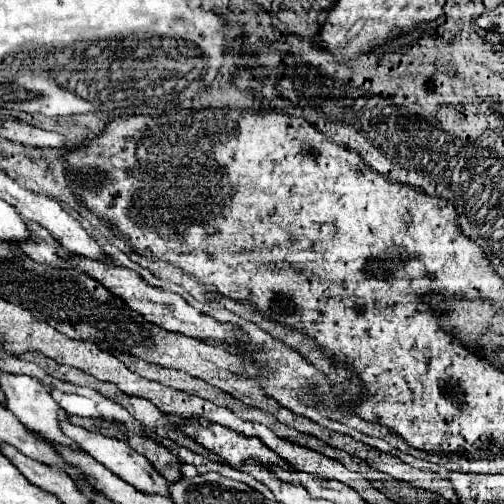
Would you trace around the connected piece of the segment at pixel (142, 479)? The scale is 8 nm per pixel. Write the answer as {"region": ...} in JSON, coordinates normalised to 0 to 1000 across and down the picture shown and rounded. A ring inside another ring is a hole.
{"region":[[[117,813],[117,837],[121,837],[121,853],[125,853],[141,873],[149,873],[173,901],[181,901],[192,917],[200,917],[208,929],[216,929],[228,944],[240,944],[240,952],[248,952],[252,960],[264,960],[264,968],[272,968],[276,976],[304,976],[304,980],[335,984],[335,956],[292,917],[288,905],[280,905],[276,897],[264,897],[264,889],[256,889],[256,881],[137,841],[129,813]]]}

